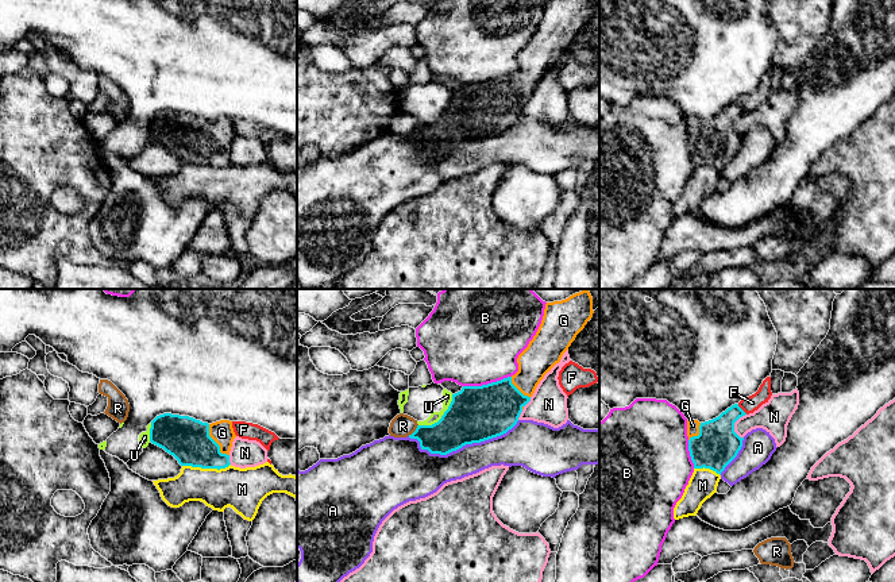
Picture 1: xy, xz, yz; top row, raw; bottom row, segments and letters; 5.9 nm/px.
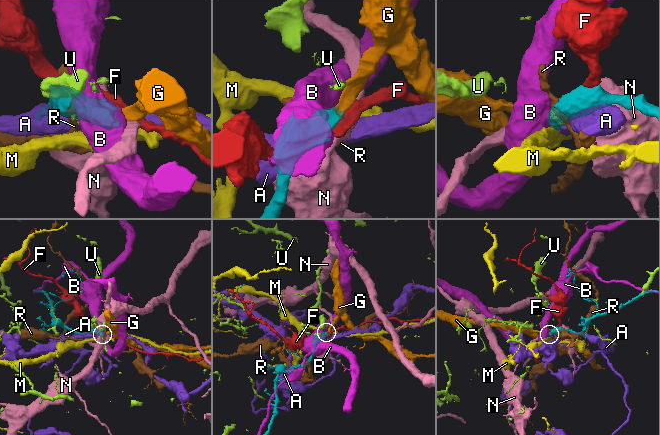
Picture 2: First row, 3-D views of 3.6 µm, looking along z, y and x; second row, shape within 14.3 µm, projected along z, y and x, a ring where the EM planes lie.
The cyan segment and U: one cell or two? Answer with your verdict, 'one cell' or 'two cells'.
two cells

